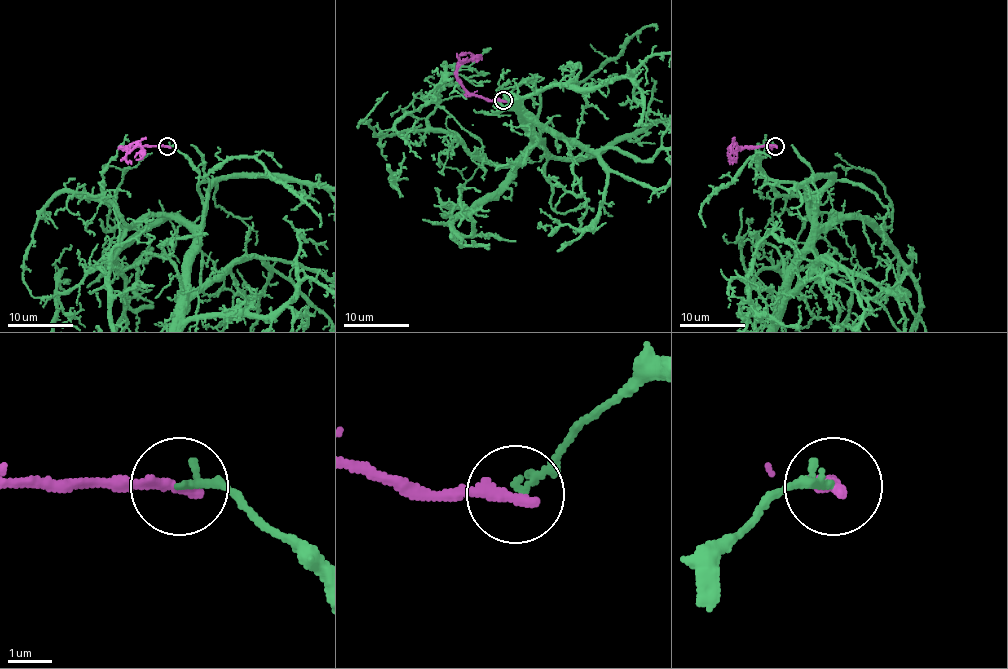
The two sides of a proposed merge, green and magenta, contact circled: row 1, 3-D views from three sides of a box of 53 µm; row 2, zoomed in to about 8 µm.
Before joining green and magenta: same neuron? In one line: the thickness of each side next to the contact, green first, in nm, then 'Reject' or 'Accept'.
Thickness 200 nm (green) against 320 nm. Reject

